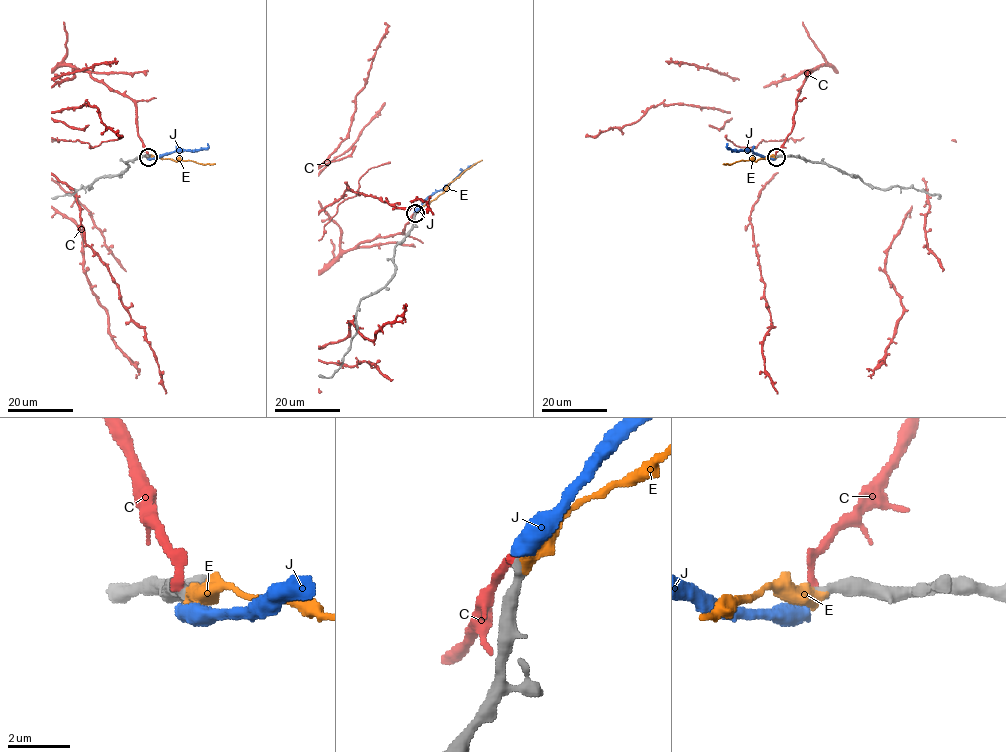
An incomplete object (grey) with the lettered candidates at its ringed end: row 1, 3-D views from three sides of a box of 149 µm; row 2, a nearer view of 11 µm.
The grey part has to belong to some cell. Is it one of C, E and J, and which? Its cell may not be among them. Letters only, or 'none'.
J

